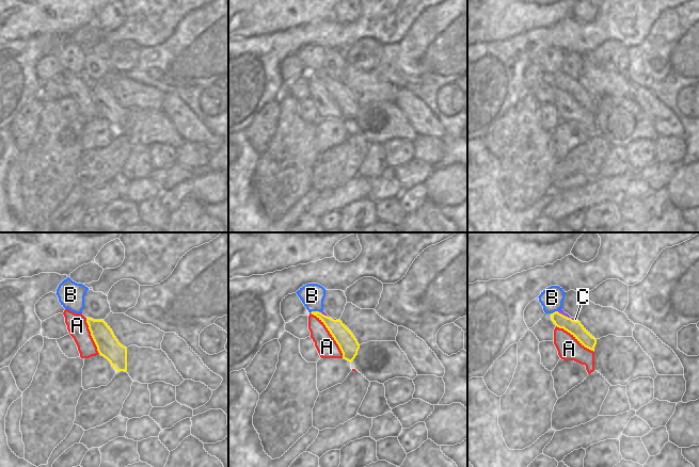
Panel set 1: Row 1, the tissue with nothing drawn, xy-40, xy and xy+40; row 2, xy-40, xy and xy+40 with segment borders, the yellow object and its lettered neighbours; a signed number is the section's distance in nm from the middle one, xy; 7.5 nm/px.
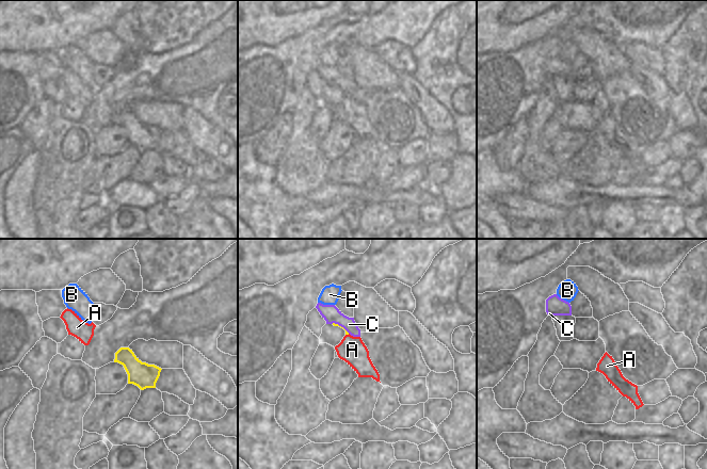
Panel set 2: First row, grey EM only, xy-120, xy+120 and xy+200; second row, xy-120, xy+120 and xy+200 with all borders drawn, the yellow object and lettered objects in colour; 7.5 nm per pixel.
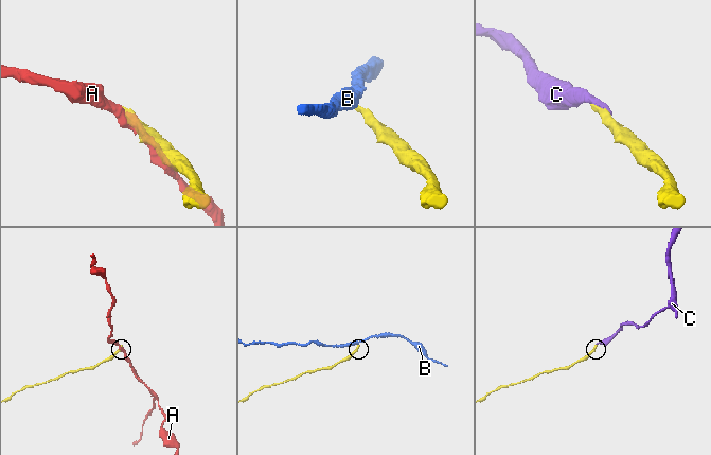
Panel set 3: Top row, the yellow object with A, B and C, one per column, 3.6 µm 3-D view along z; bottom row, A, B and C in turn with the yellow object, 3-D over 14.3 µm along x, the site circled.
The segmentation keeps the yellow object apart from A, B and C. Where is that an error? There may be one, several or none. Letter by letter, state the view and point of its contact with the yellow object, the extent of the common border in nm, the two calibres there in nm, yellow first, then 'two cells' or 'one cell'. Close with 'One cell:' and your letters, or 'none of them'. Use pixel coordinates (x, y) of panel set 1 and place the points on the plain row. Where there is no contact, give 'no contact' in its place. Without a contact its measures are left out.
A: xy (331, 95) | 420 nm | 140/160 nm | two cells
B: xy (314, 73) | 80 nm | 120/180 nm | two cells
C: xy+40 (567, 78) | 170 nm | 110/30 nm | one cell
One cell: C

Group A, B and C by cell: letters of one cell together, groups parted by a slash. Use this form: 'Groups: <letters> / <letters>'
Groups: A / B / C

